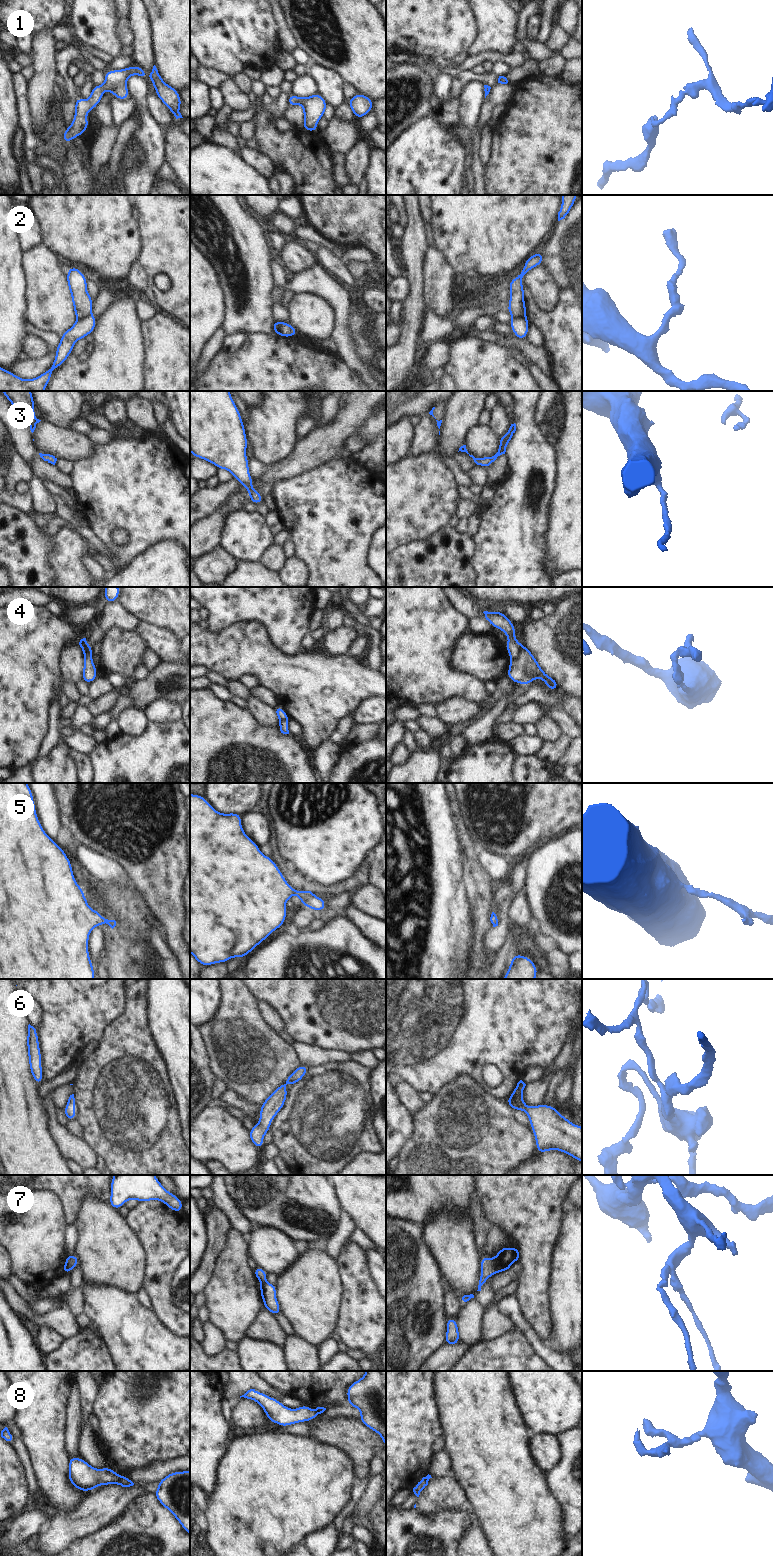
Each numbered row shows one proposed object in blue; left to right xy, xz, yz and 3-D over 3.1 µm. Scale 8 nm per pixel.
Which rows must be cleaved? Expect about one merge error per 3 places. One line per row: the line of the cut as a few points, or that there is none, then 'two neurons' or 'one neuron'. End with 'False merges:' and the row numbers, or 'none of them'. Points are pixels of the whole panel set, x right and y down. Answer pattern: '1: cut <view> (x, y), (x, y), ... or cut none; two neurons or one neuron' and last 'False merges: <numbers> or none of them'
1: cut none; one neuron
2: cut yz (525, 315), (512, 318); two neurons
3: cut none; one neuron
4: cut yz (521, 645), (519, 656), (512, 660); two neurons
5: cut none; one neuron
6: cut none; one neuron
7: cut yz (493, 1259), (497, 1272); two neurons
8: cut xy (121, 1476), (115, 1483); two neurons
False merges: 2, 4, 7, 8

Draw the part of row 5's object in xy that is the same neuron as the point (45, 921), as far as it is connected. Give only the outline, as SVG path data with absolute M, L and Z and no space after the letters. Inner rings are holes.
M0 783L0 979L94 979L94 968L88 952L88 940L91 930L103 923L112 929L115 920L108 920L100 912L92 910L82 888L74 879L71 862L55 840L43 830L35 810L33 794L27 783Z

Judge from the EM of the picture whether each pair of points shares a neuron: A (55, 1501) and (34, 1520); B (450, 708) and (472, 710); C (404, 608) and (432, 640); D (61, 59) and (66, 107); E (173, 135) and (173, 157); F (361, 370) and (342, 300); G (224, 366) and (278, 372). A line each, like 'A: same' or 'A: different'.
A: different
B: same
C: same
D: same
E: same
F: same
G: same

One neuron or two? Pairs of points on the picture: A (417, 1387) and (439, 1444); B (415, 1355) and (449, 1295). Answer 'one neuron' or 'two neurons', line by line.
A: two neurons
B: two neurons

